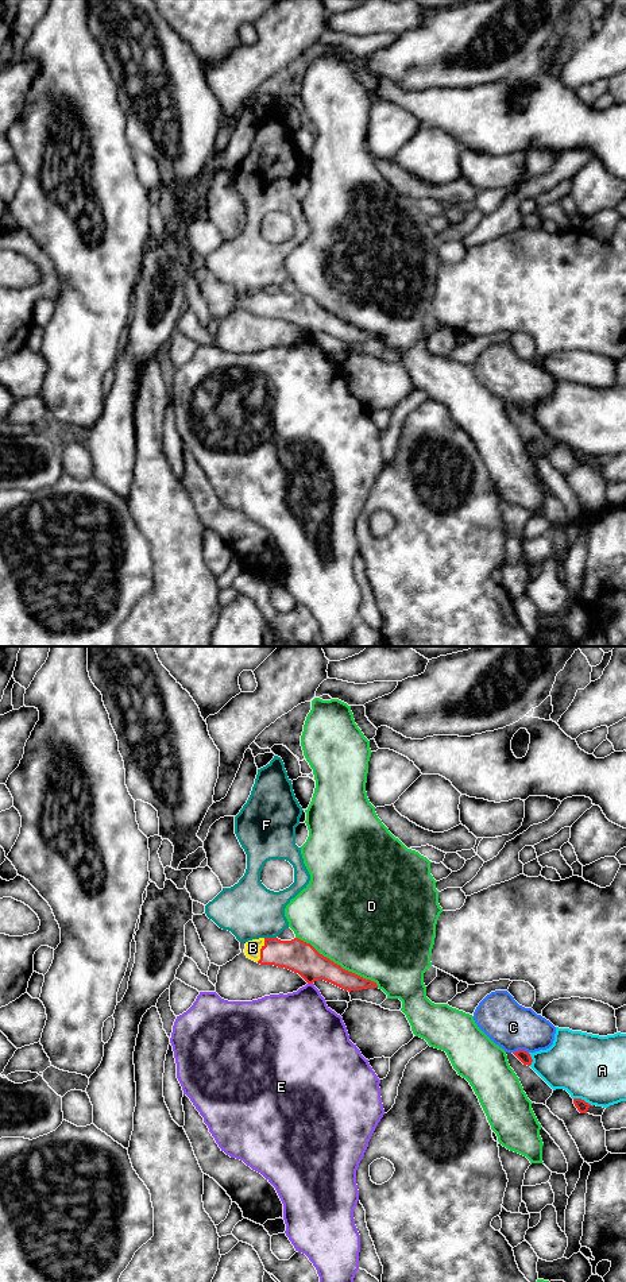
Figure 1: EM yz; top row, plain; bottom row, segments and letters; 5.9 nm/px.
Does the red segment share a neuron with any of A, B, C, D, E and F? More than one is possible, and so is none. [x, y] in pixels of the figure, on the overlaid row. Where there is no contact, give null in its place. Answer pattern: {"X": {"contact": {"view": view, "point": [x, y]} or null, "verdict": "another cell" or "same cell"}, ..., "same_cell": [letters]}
{"A": {"contact": {"view": "yz", "point": [583, 1100]}, "verdict": "another cell"}, "B": {"contact": {"view": "yz", "point": [261, 950]}, "verdict": "same cell"}, "C": {"contact": {"view": "yz", "point": [520, 1050]}, "verdict": "another cell"}, "D": {"contact": {"view": "yz", "point": [336, 964]}, "verdict": "another cell"}, "E": {"contact": {"view": "yz", "point": [310, 983]}, "verdict": "another cell"}, "F": {"contact": {"view": "yz", "point": [270, 938]}, "verdict": "another cell"}, "same_cell": ["B"]}

